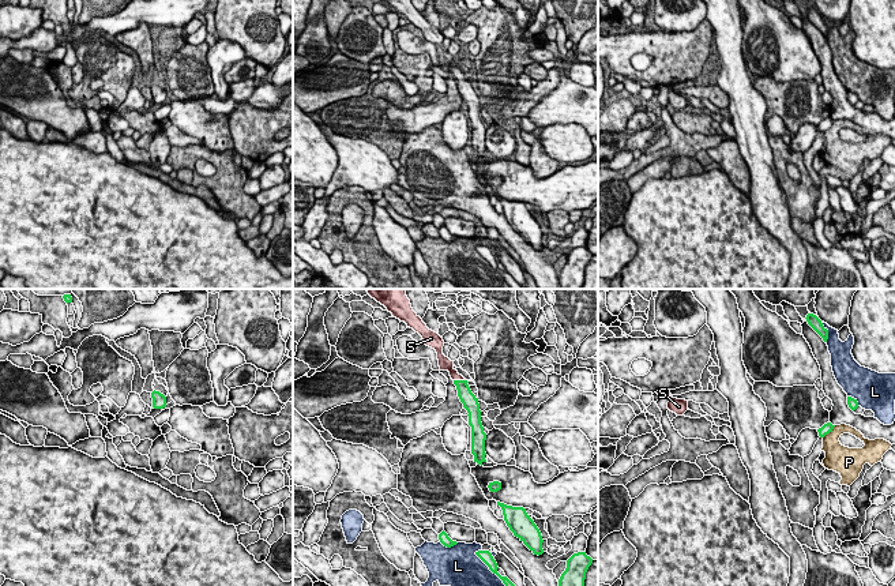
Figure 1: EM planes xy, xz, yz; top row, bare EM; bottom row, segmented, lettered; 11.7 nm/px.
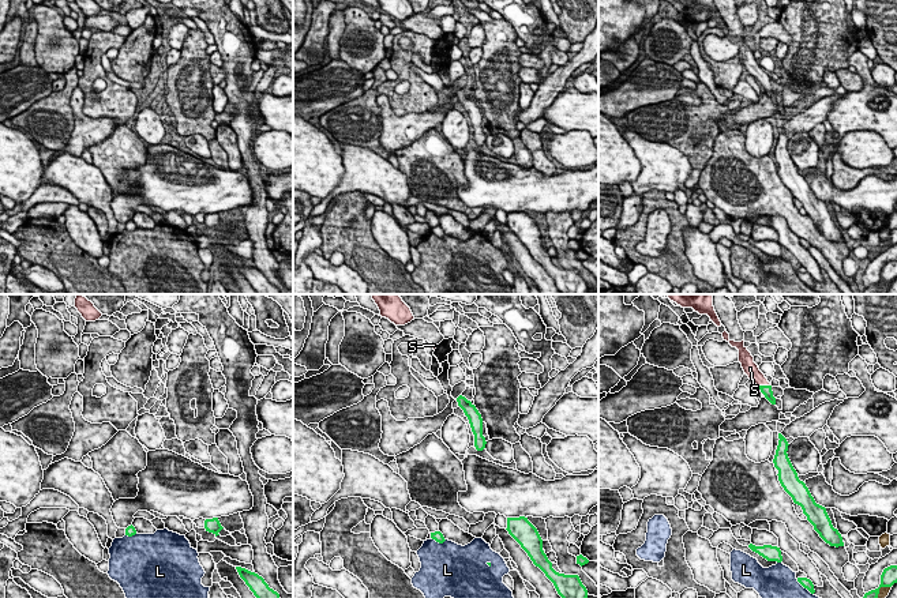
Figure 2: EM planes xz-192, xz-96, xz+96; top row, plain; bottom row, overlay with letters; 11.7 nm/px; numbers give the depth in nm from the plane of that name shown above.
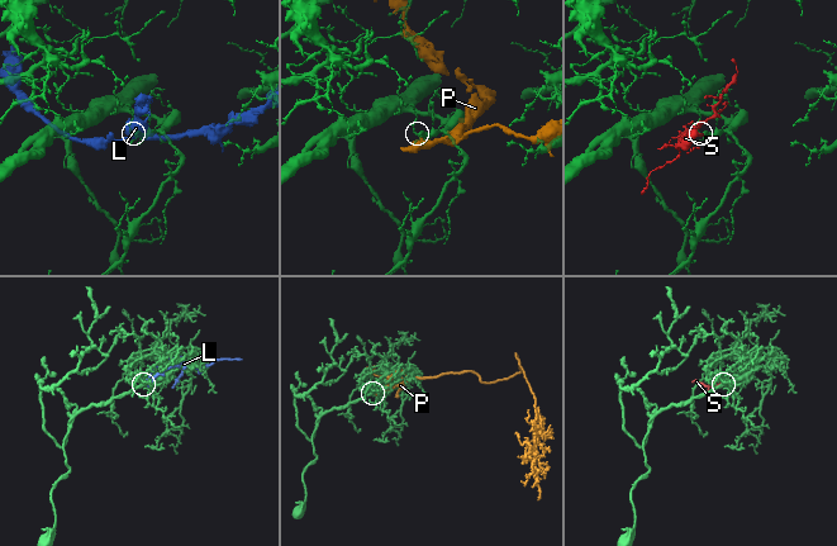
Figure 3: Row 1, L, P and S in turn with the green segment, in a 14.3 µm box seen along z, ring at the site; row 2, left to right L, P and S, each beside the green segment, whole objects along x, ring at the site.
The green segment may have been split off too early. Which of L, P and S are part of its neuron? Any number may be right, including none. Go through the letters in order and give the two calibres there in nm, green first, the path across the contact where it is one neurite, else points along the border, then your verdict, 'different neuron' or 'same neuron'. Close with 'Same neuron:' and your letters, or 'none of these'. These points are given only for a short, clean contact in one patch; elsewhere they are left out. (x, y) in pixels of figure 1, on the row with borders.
L: 140/380 nm | different neuron
P: 120/220 nm | different neuron
S: 180/160 nm | same neuron
Same neuron: S

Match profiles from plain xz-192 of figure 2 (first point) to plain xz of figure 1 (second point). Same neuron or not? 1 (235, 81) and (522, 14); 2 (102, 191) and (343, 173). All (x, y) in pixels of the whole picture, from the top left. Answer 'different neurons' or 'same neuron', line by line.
1: same neuron
2: same neuron

